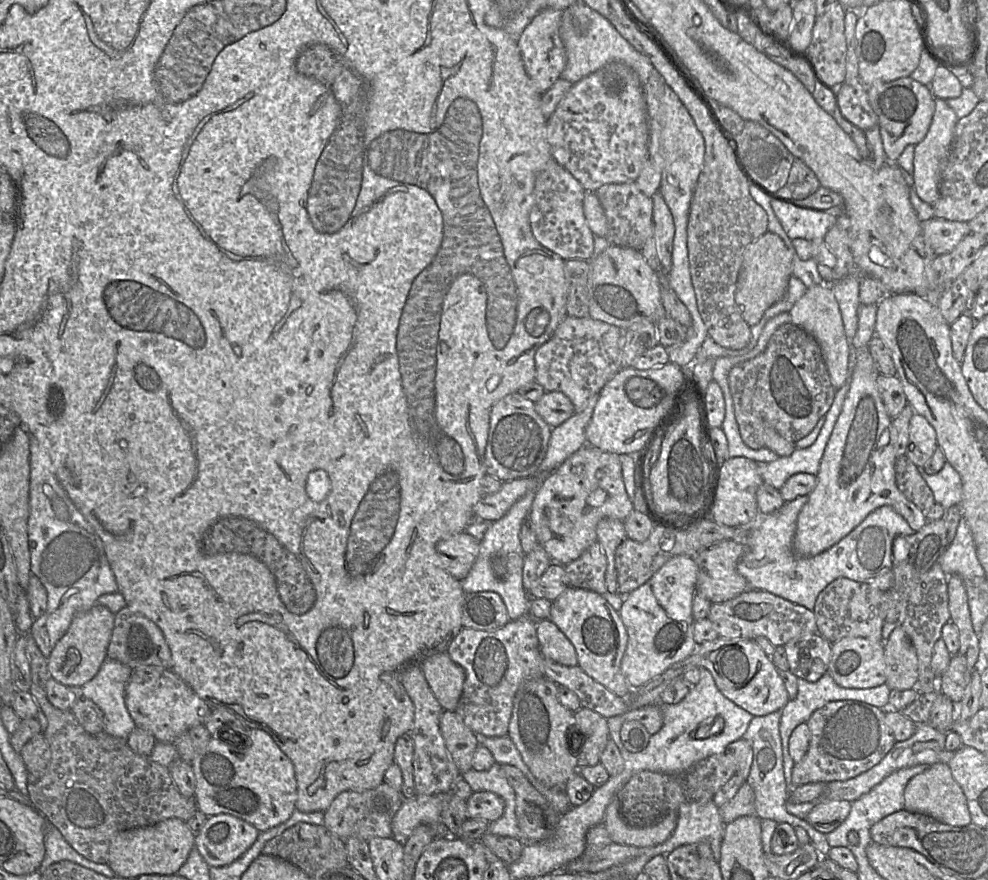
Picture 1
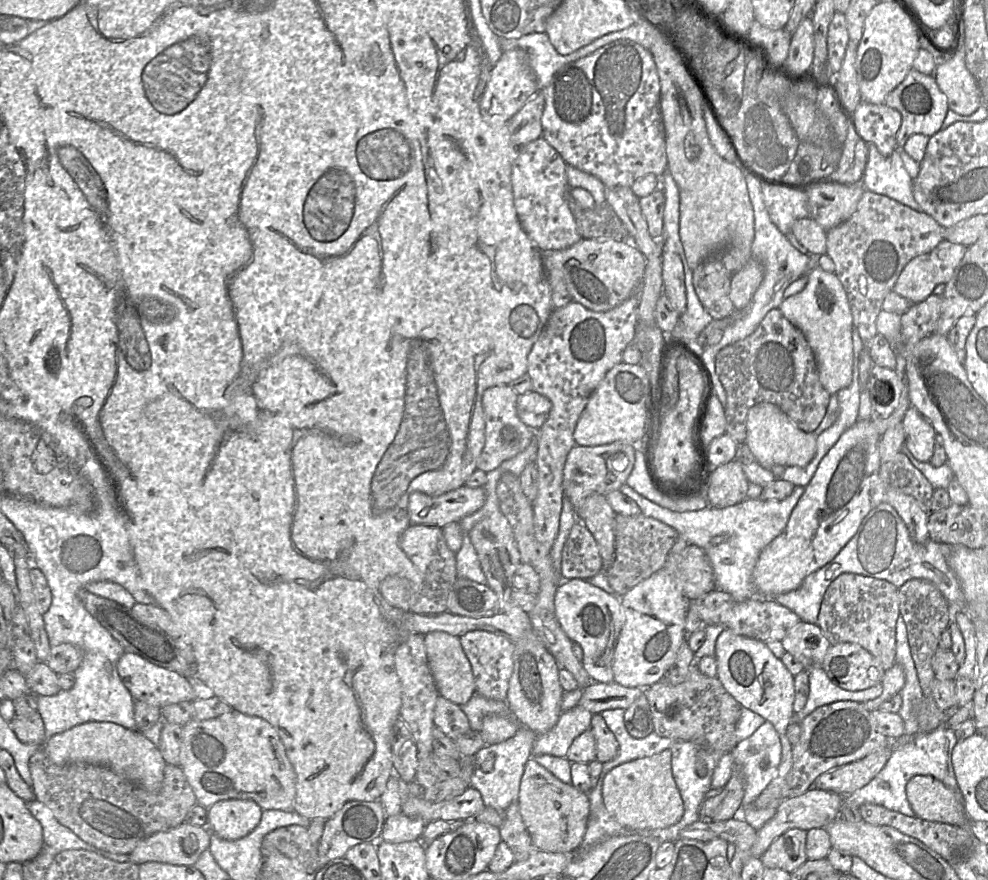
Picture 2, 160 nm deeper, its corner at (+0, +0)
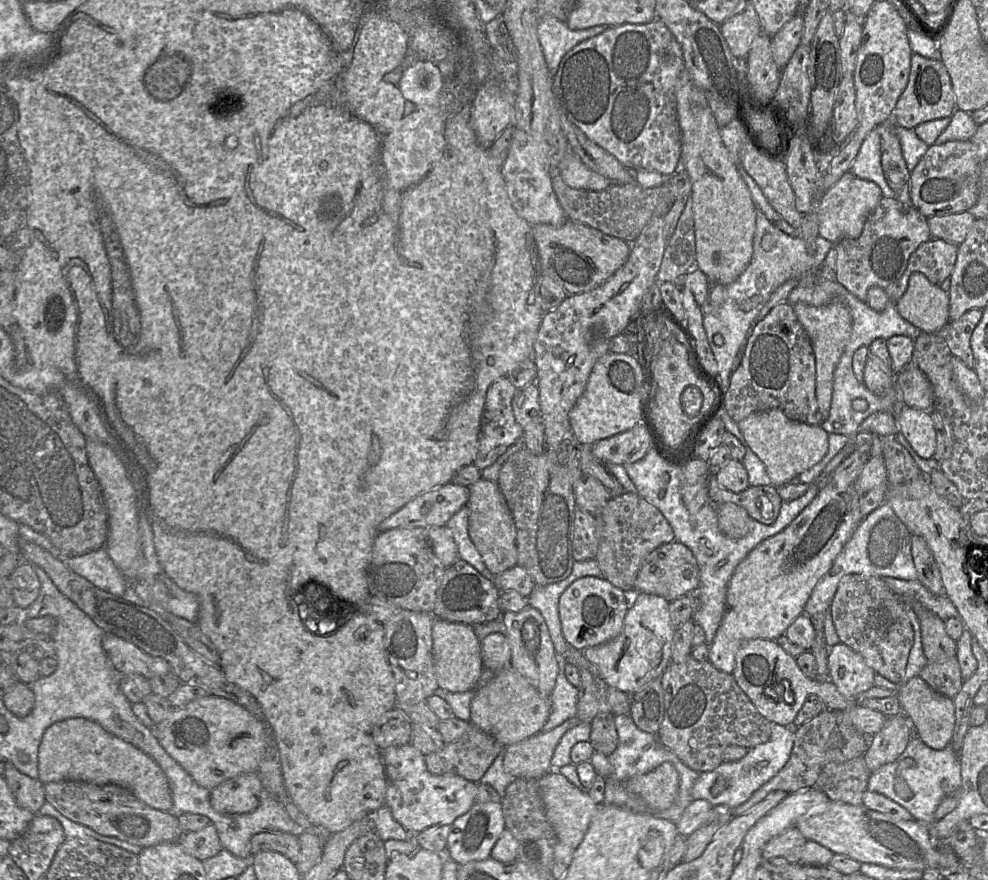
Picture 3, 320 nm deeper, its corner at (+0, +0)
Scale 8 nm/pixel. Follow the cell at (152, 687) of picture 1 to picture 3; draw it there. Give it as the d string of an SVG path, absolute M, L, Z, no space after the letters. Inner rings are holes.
M104 634L102 646L119 675L139 674L150 680L172 671L169 663L163 658L150 656L113 634Z

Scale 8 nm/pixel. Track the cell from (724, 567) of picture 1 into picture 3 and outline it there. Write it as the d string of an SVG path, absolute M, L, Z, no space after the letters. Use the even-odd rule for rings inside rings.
M678 541L654 549L644 560L635 580L634 591L673 601L684 595L694 595L699 586L699 567L692 551Z

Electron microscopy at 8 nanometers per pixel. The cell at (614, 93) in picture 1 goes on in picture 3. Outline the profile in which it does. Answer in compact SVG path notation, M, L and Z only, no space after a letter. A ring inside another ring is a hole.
M658 18L647 24L625 23L608 26L601 34L588 38L566 53L552 78L552 93L558 109L570 122L581 129L586 136L597 145L613 155L630 171L639 169L656 171L663 176L671 176L677 171L681 155L681 133L677 116L676 85L678 77L684 69L683 51L668 27Z

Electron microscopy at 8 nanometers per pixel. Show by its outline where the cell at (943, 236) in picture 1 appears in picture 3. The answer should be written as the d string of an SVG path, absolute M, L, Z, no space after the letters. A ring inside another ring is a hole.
M882 197L875 210L865 222L863 231L858 238L844 239L834 244L837 251L837 265L834 271L836 278L851 294L866 301L867 292L873 286L886 289L898 280L904 273L908 260L920 245L932 239L928 218L922 215L914 206L904 206L894 198Z

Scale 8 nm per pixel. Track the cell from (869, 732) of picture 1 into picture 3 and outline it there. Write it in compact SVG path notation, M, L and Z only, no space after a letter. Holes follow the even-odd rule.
M824 709L819 715L798 726L794 733L794 745L786 765L767 783L755 791L743 804L732 809L733 816L744 814L761 802L770 792L782 790L788 794L817 788L821 770L830 762L845 762L863 755L871 736L859 733L849 722L843 722L841 711Z

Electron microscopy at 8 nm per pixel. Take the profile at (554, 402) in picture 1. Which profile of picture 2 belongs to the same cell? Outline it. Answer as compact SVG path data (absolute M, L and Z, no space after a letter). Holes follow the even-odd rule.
M530 391L517 397L517 415L526 426L534 431L542 427L551 408L551 401L535 391Z

